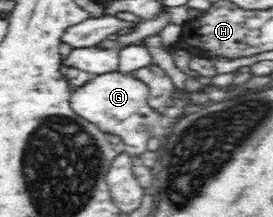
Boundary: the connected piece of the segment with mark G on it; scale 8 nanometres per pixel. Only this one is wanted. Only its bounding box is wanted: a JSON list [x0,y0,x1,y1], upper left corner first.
[70,71,165,149]

